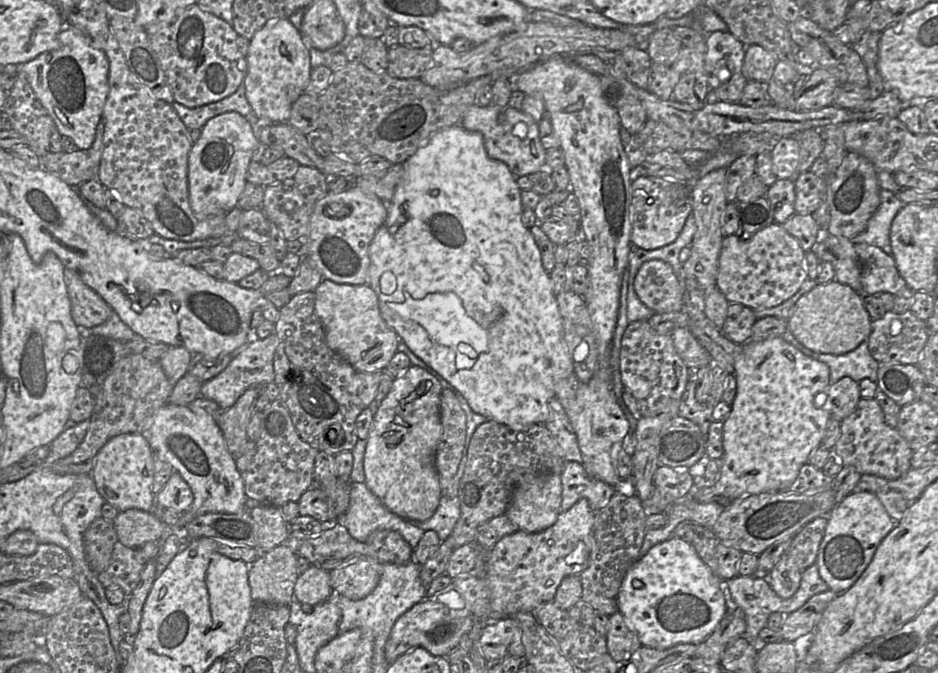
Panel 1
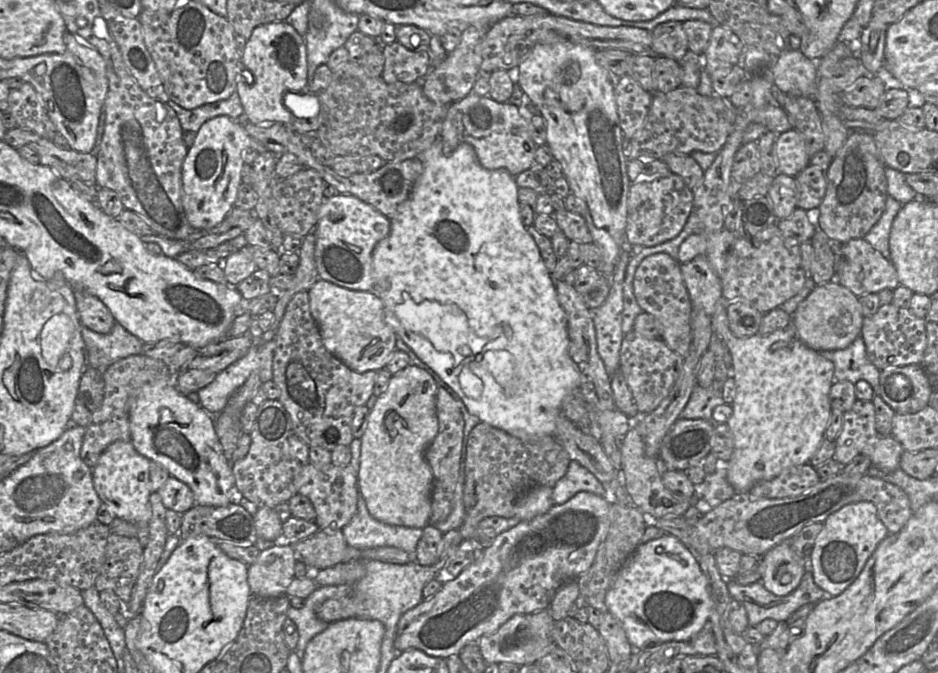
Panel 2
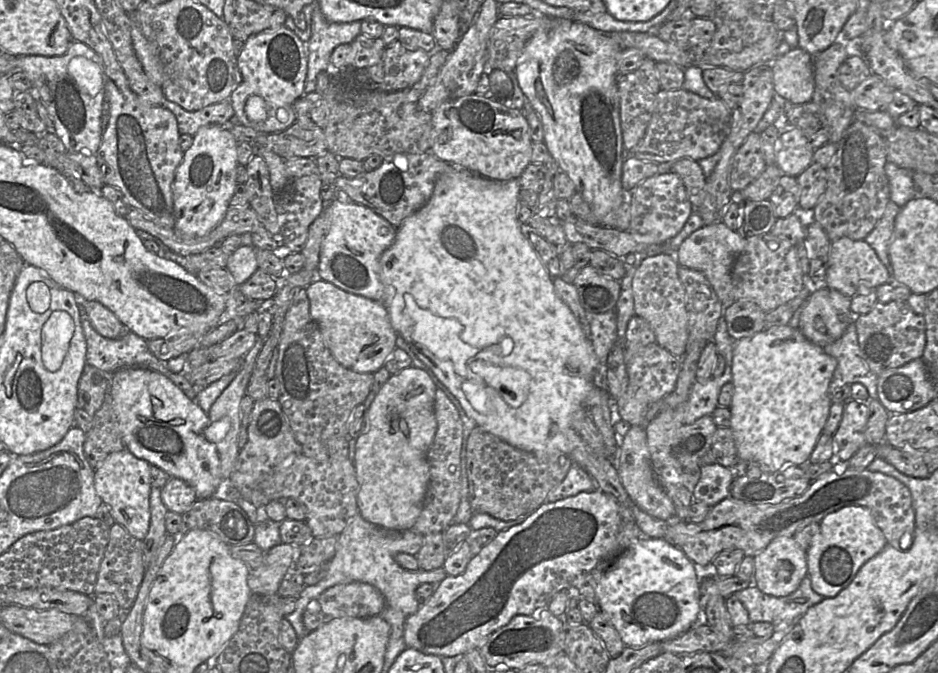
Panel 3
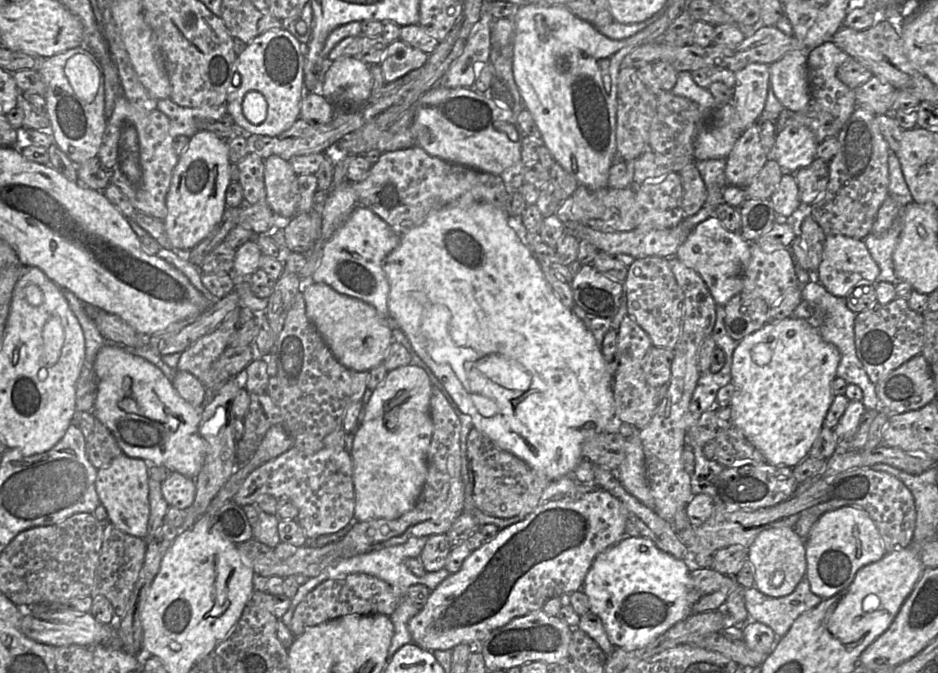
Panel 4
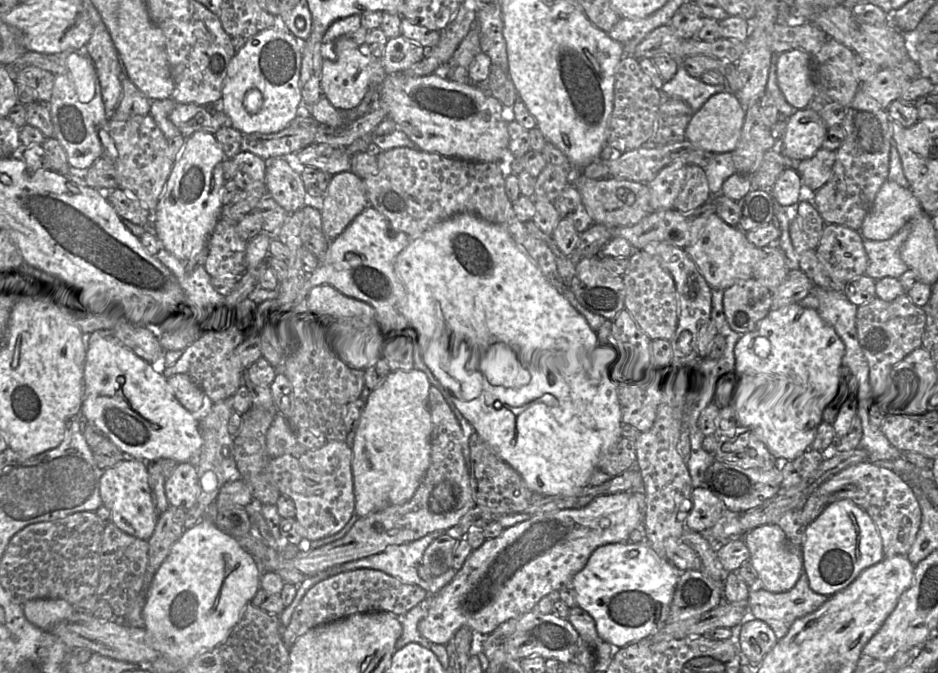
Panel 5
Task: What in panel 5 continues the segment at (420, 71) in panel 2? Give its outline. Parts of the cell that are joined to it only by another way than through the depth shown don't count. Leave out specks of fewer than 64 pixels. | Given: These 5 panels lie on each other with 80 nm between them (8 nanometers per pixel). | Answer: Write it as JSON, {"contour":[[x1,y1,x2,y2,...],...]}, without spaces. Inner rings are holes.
{"contour":[[399,35,388,39,381,62,385,72,391,75,410,69,424,58,426,51,419,44]]}

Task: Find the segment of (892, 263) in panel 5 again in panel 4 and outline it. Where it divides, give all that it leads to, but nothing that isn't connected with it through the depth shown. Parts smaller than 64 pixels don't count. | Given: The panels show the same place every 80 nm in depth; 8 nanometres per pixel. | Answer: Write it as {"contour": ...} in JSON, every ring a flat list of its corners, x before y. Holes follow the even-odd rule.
{"contour":[[900,214,886,233,882,235,870,233,863,239,880,269,877,282,890,282,894,285,901,282,895,274,893,253,900,240,903,227,903,215]]}

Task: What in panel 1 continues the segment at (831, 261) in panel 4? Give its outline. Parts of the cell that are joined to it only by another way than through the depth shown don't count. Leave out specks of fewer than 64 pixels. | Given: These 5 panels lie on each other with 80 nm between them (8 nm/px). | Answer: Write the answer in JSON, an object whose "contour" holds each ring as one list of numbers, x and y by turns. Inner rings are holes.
{"contour":[[855,243,855,251,861,267,862,293,864,295,889,292,895,295,908,287,897,270,895,259,876,246]]}

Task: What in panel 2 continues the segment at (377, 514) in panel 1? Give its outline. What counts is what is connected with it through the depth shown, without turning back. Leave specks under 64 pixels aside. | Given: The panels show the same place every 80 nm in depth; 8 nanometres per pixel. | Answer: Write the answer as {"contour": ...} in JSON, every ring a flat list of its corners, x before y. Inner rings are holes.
{"contour":[[359,492,356,513,342,533,348,545,358,549,392,546,413,555,423,529,390,525,373,518]]}

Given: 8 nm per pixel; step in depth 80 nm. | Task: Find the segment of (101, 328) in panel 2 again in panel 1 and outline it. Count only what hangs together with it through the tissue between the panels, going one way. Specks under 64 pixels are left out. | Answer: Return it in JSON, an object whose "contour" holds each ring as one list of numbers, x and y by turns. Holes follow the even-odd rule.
{"contour":[[65,268,64,279,70,298,71,315,77,326,92,328,109,318,112,308,83,282,76,271]]}

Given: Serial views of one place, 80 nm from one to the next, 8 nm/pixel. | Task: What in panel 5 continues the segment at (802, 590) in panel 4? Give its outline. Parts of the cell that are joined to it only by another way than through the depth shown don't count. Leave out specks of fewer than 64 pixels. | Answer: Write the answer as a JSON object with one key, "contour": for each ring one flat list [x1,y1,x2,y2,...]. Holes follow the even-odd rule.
{"contour":[[805,572,801,574,795,586,786,592,772,593,757,586,750,586,748,605,749,616,764,621,774,631,777,639,786,636,794,621,802,618,820,608,830,597,814,592,809,586]]}

